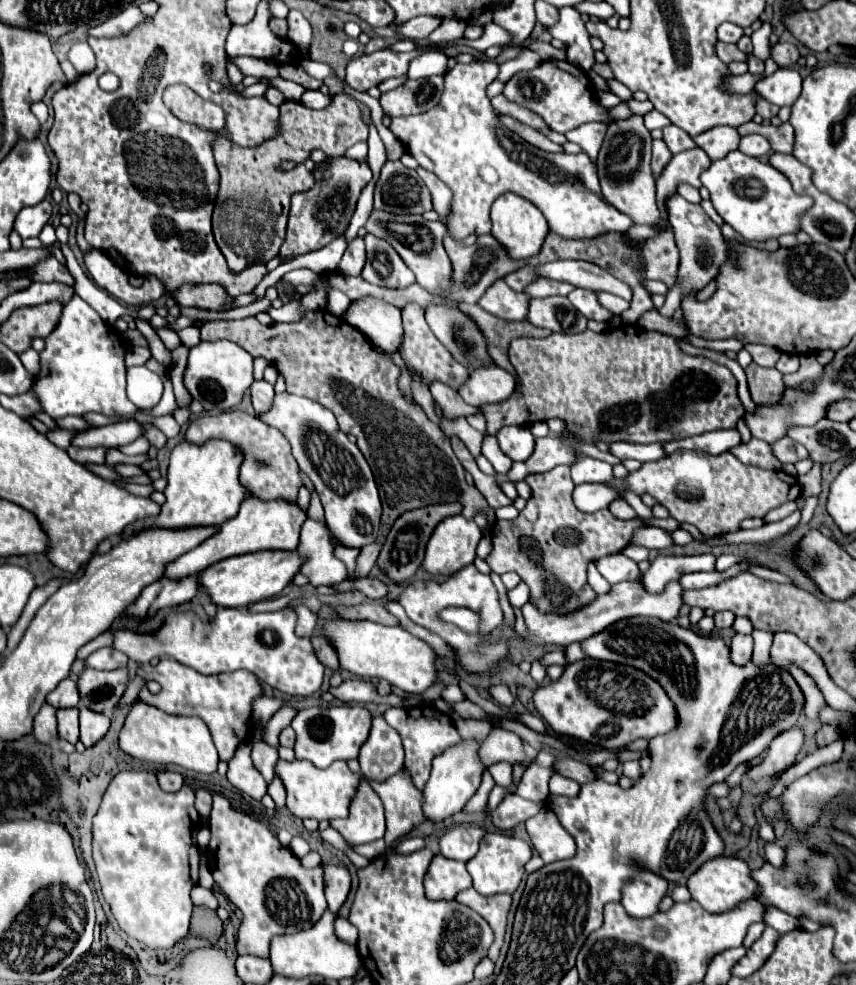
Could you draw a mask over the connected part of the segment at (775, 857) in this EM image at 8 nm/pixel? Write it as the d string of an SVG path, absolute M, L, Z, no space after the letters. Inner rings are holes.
M775 842L766 843L765 856L766 860L775 867L782 867L784 864L785 851Z

